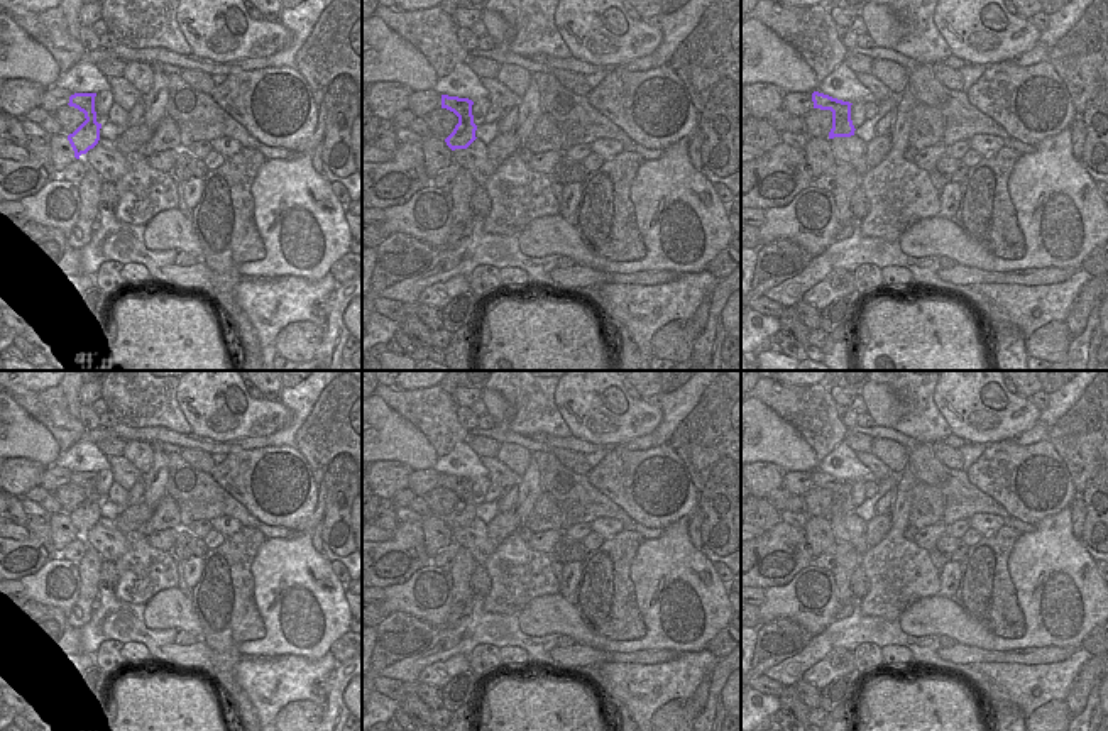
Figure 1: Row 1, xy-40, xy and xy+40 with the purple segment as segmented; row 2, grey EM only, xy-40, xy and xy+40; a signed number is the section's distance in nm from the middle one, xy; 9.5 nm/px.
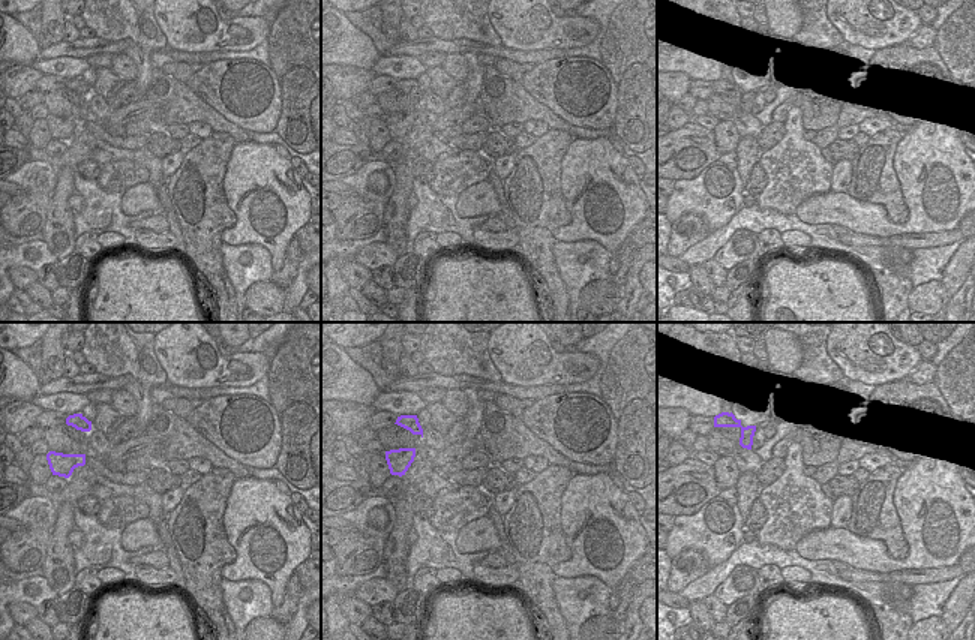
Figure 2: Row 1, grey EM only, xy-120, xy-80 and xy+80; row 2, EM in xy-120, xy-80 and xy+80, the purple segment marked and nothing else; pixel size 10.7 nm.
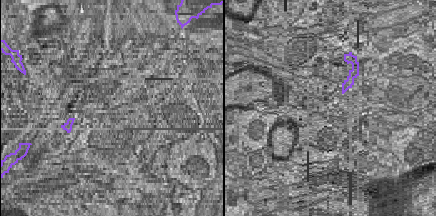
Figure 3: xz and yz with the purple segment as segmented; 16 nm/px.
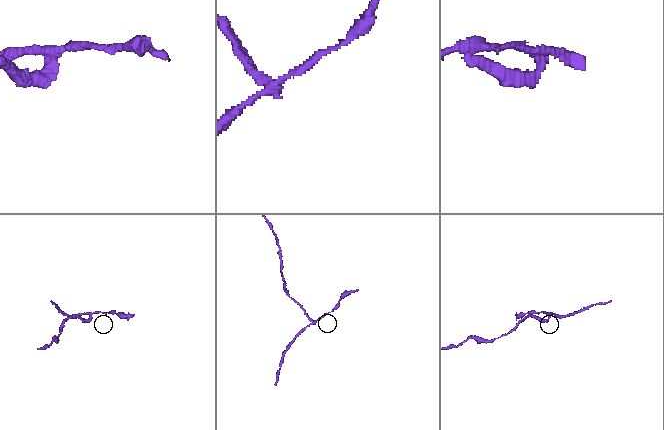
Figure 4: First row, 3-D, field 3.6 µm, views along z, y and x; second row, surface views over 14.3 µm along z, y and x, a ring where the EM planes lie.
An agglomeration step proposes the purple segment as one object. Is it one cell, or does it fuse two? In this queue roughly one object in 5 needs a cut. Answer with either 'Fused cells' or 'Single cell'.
Fused cells

